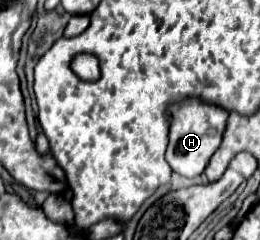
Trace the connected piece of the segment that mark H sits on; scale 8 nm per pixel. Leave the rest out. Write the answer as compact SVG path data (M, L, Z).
M185 100L183 104L171 106L171 132L169 132L169 148L165 154L165 160L169 162L171 170L187 178L199 176L205 170L209 156L221 144L227 116L229 114L223 112L223 108L207 106L199 100Z

